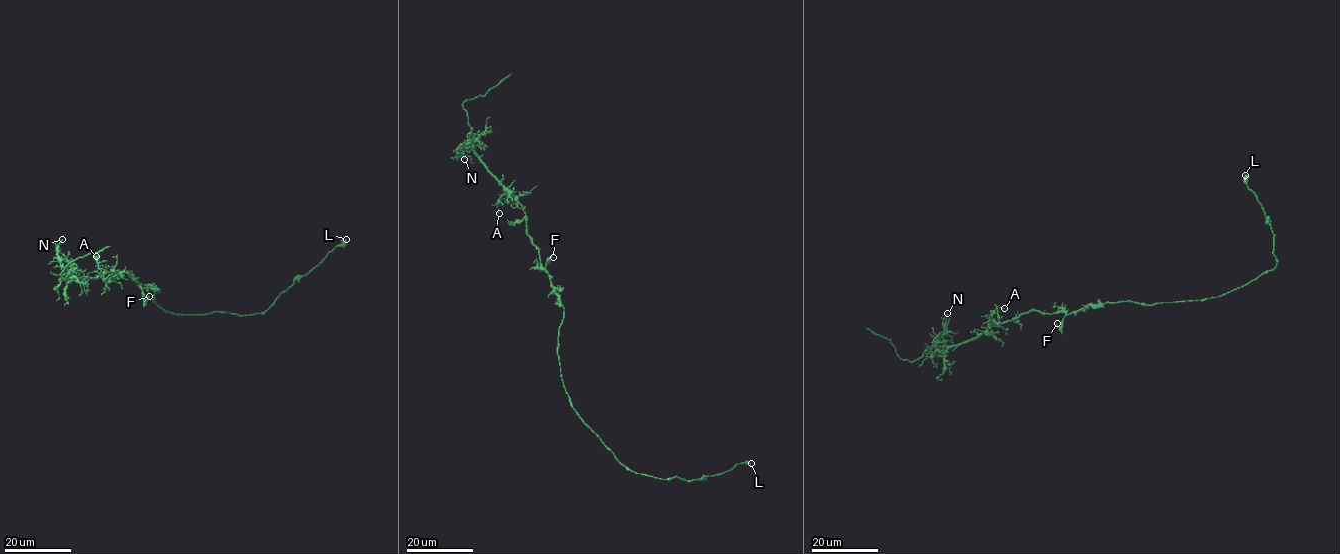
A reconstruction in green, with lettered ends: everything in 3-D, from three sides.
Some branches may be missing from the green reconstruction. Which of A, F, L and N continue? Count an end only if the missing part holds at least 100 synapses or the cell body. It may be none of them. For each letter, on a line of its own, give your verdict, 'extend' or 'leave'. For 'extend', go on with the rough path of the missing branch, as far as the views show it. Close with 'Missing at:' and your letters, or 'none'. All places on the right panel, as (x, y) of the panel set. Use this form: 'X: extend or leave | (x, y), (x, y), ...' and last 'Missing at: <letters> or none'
A: leave
F: leave
L: leave
N: leave
Missing at: none

